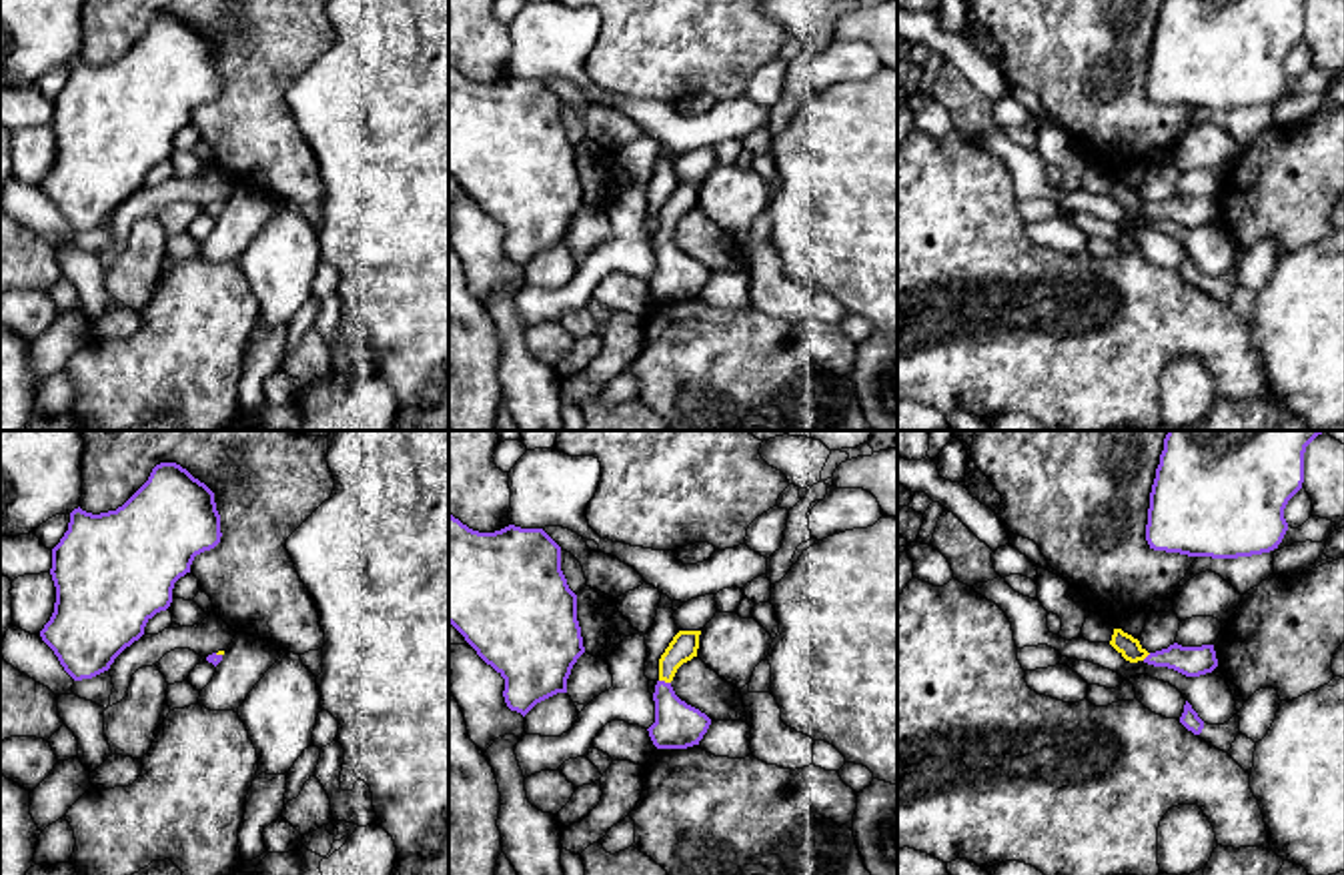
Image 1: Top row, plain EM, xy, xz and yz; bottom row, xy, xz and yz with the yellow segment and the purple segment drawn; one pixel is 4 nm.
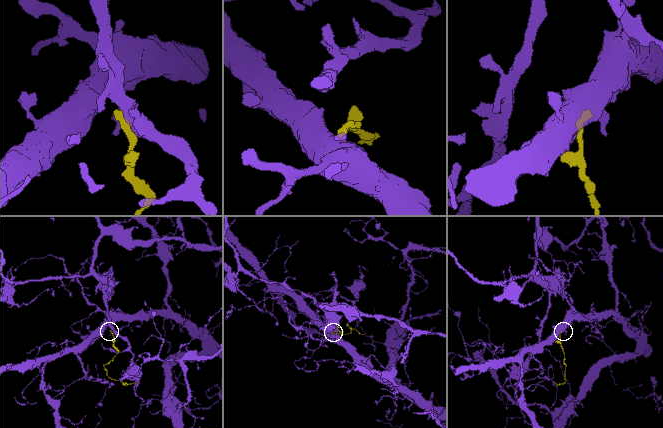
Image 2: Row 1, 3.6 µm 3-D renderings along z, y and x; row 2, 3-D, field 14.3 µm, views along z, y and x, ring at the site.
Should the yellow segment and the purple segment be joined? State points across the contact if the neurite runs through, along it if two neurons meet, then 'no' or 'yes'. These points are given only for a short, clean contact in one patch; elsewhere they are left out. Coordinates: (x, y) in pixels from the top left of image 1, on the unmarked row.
across xz (684, 199), (669, 213), (665, 233), (665, 253), (678, 277) | yes

